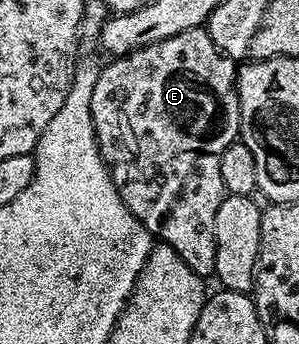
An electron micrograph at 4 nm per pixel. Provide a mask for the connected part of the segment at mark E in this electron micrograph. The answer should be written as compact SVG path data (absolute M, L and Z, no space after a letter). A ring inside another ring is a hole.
M207 28L182 31L178 35L170 35L161 41L155 41L149 45L135 49L133 53L126 53L108 62L101 68L98 75L98 83L94 83L94 99L90 99L90 111L94 121L96 142L100 148L102 159L108 165L108 173L112 177L114 187L126 203L126 207L150 231L158 241L164 241L170 247L174 247L176 254L200 277L208 279L216 272L216 240L214 239L214 218L218 215L218 207L224 202L225 192L222 183L222 171L220 170L220 156L226 147L230 147L232 141L240 135L240 100L236 94L237 62L226 56L210 39Z

